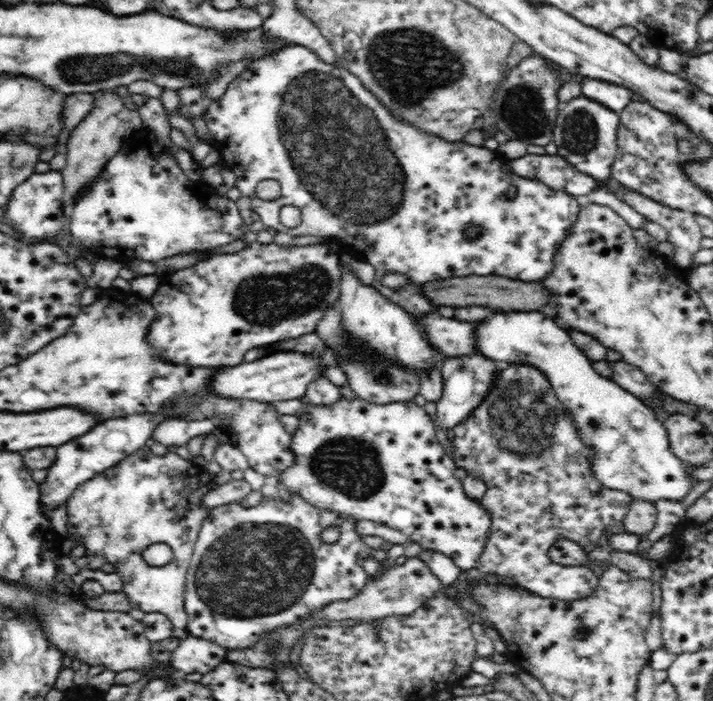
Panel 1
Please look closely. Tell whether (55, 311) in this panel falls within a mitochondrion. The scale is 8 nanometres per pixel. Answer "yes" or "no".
no

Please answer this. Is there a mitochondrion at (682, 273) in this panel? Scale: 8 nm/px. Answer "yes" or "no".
no

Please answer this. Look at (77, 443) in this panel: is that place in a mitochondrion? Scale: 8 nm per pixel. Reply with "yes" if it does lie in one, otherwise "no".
no

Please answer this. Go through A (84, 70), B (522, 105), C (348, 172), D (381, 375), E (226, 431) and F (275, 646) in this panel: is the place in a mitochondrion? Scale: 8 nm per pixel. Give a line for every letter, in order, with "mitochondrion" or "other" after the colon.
A: mitochondrion
B: mitochondrion
C: mitochondrion
D: mitochondrion
E: other
F: mitochondrion

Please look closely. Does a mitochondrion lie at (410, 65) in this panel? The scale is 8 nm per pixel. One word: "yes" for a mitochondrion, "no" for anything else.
yes

